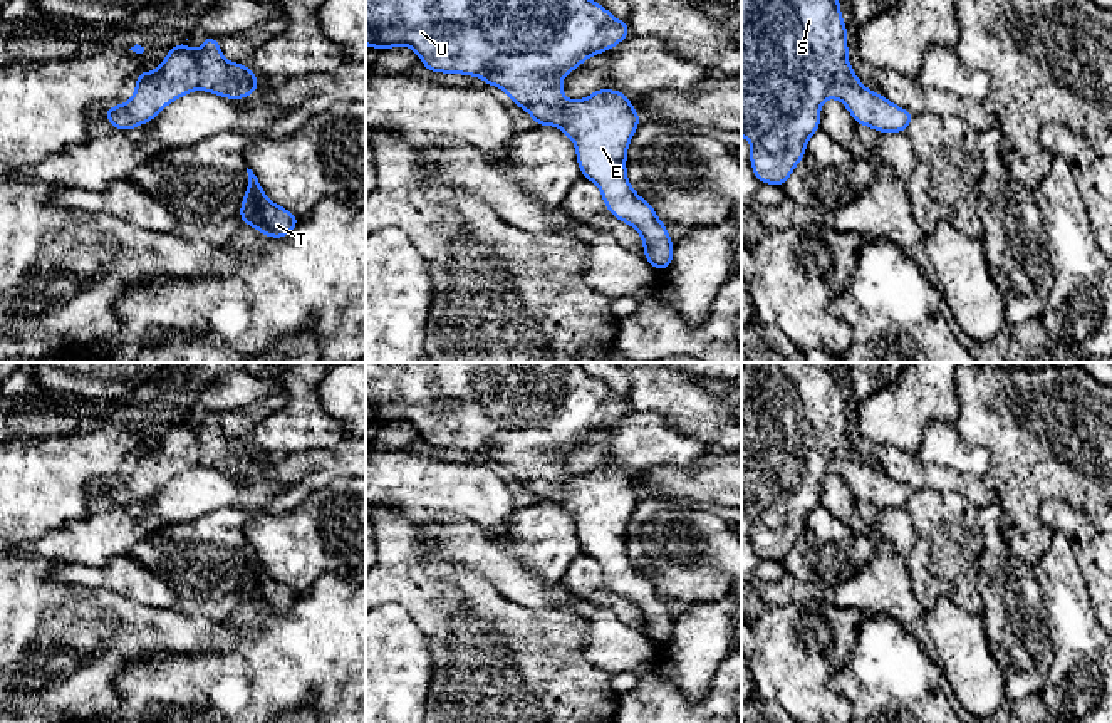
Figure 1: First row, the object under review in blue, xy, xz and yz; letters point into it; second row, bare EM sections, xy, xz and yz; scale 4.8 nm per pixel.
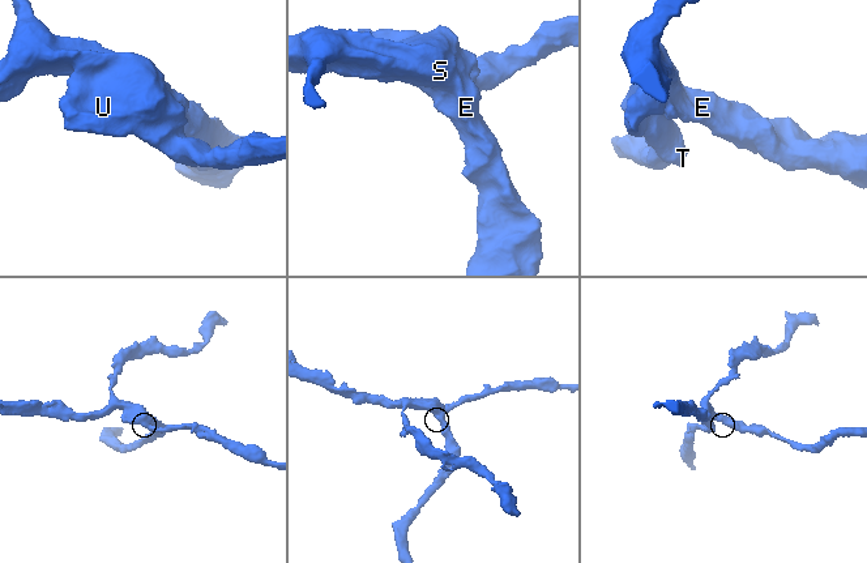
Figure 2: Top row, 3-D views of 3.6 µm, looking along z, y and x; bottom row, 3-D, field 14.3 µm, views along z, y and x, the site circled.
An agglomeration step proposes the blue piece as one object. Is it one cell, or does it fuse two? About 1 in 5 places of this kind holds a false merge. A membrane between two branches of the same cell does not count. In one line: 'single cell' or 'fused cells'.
single cell

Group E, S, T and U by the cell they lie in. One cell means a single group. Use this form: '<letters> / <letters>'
E S T U

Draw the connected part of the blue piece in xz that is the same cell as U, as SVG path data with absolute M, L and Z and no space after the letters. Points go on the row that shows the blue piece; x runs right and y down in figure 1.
M366 0L366 45L386 50L408 45L424 62L424 72L463 74L481 77L486 86L503 89L515 106L525 109L535 126L557 126L575 143L582 178L597 185L607 211L641 233L644 258L657 272L664 272L674 253L666 225L656 216L652 205L642 200L627 181L626 158L629 143L641 122L629 96L616 89L597 89L587 99L564 97L562 77L584 60L607 52L629 37L627 20L614 18L609 10L592 0Z

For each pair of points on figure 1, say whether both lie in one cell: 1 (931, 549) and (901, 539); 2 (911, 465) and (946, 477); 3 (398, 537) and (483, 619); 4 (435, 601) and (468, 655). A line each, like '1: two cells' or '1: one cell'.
1: two cells
2: one cell
3: one cell
4: one cell

